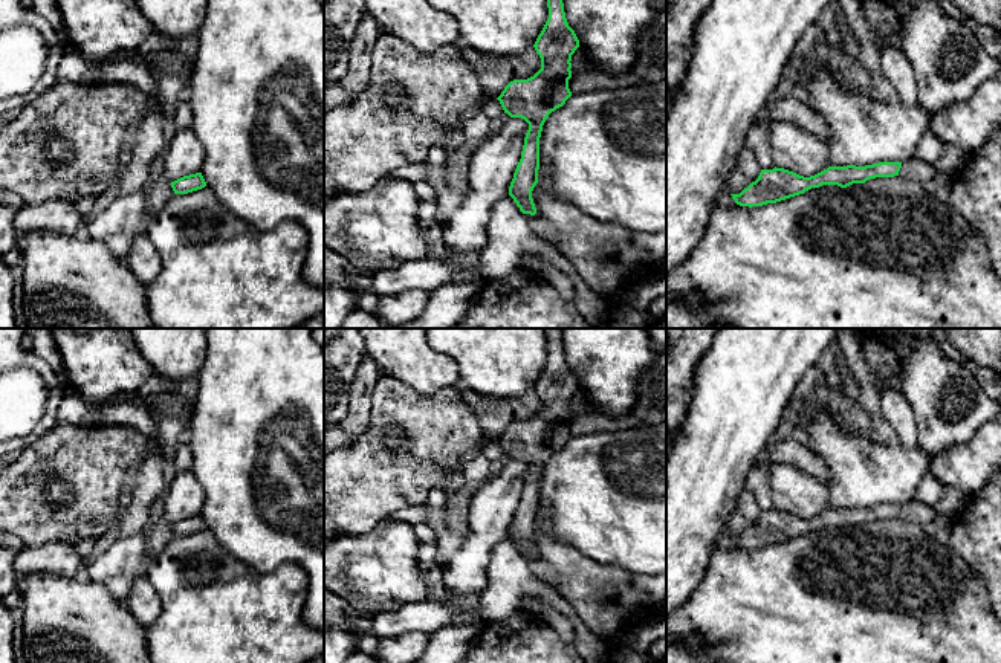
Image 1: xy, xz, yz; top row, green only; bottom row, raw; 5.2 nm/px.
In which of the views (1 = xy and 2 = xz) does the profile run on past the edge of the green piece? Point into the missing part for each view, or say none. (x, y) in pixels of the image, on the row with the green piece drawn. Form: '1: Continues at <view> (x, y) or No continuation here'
1: No continuation here
2: No continuation here

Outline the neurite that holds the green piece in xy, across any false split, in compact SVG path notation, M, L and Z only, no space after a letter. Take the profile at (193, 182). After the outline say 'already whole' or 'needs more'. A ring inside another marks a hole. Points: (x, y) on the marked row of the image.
M202 173L183 176L174 182L170 183L174 194L188 194L197 189L202 189L206 186L206 182L202 176Z | already whole

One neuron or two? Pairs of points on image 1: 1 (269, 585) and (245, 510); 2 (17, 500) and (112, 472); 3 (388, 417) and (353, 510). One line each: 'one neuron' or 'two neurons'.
1: two neurons
2: one neuron
3: one neuron

